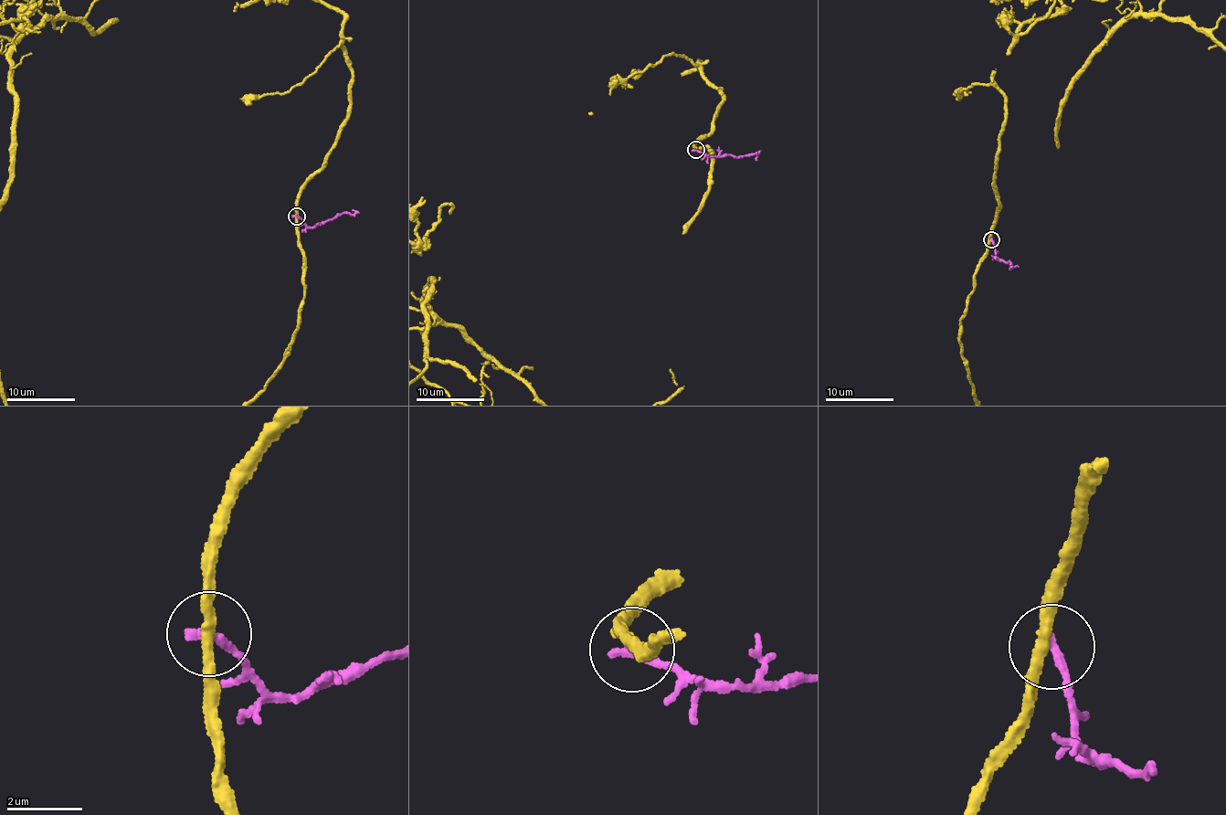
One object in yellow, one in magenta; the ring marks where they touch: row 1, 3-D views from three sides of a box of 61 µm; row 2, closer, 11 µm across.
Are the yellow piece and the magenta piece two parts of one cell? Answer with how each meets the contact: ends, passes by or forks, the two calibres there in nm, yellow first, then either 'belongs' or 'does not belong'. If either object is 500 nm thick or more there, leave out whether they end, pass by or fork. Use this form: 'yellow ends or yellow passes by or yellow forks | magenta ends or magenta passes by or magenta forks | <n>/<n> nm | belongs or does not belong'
yellow passes by | magenta ends | 280/280 nm | does not belong

